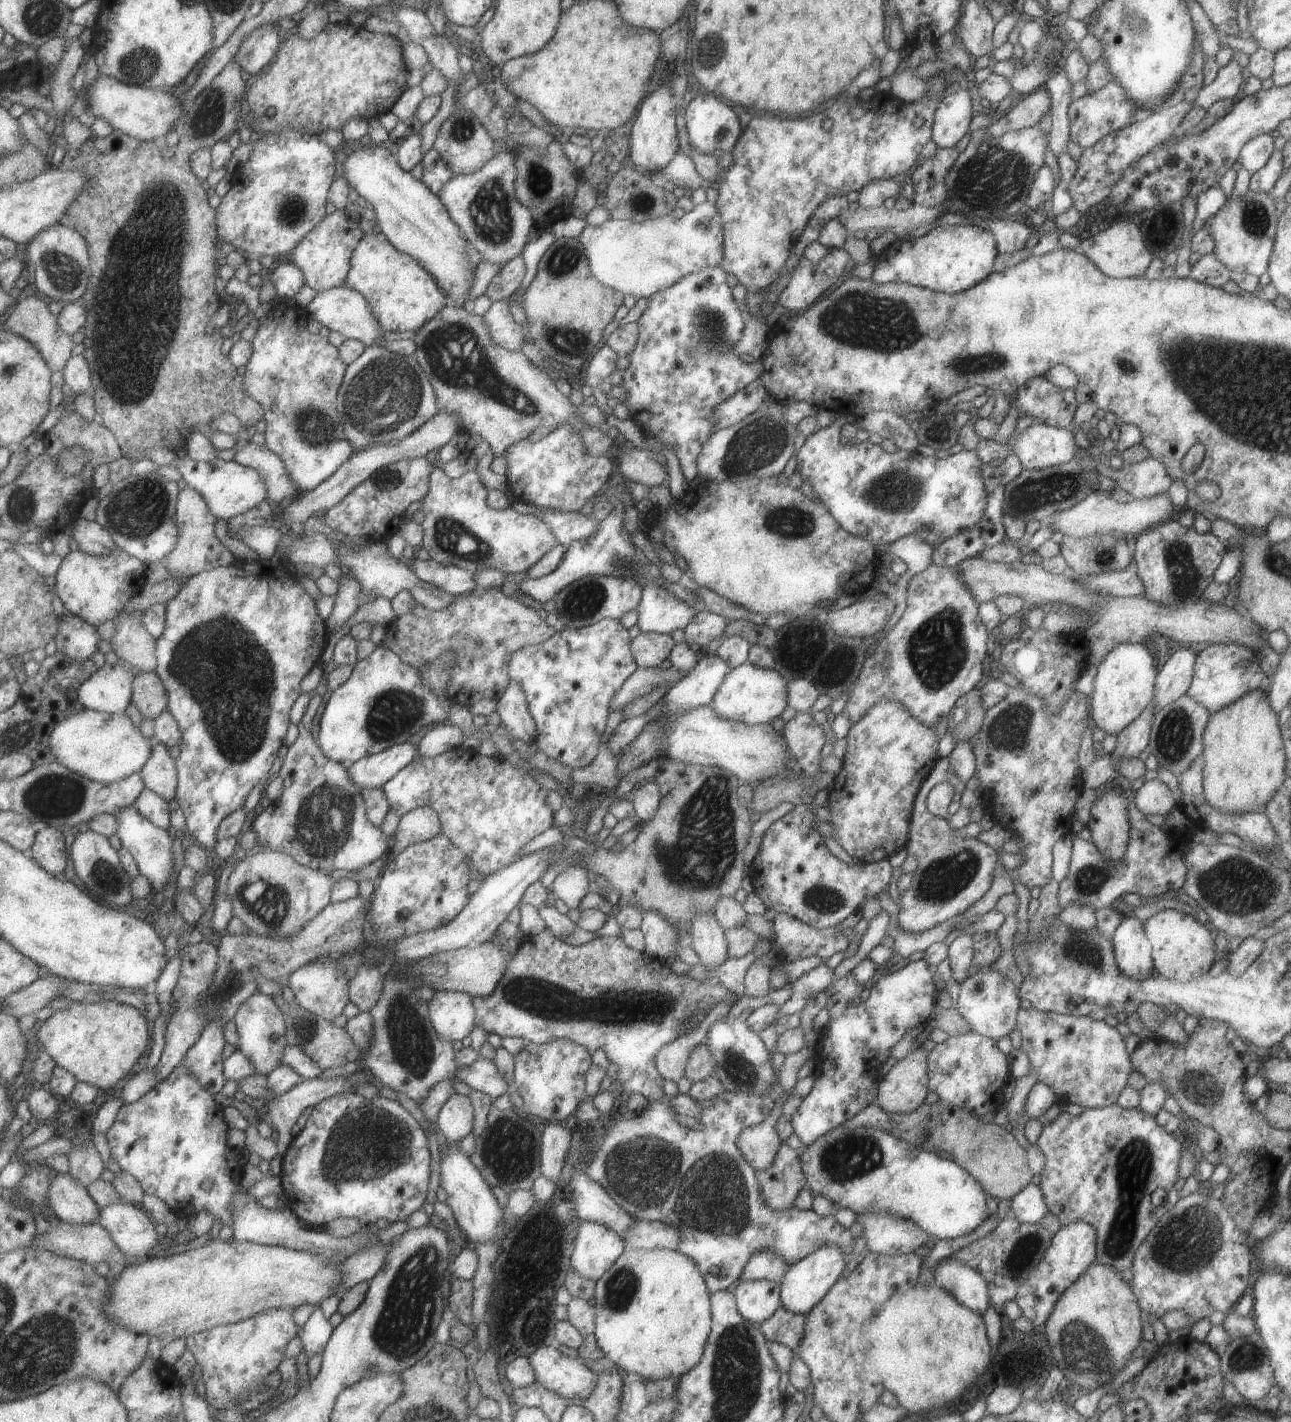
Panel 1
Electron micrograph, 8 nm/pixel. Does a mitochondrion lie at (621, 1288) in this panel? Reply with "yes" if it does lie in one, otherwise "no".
yes

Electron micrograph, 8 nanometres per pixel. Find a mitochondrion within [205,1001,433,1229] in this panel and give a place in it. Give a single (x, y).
(362, 1143)

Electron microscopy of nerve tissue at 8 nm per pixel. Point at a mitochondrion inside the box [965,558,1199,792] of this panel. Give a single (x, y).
(1176, 740)

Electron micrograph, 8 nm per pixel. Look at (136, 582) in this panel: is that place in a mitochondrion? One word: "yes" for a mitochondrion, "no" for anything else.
no

